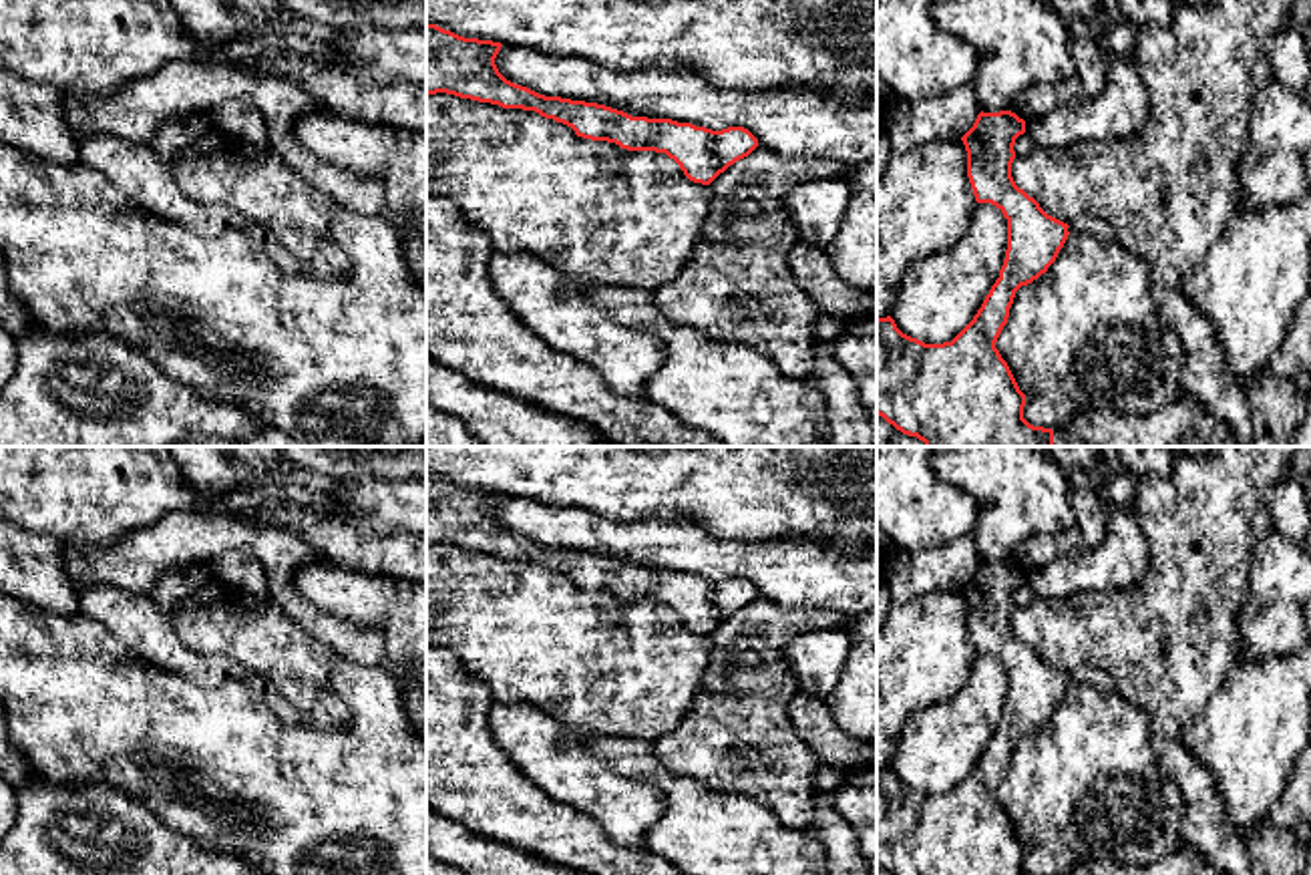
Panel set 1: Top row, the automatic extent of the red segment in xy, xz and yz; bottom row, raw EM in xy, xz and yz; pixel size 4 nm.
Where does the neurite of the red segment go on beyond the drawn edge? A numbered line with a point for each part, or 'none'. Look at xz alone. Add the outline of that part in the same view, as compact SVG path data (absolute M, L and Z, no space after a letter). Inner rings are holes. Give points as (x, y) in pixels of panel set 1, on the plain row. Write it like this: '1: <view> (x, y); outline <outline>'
none

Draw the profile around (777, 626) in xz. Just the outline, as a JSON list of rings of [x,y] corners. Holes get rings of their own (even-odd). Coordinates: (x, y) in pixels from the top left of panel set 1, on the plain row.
[[[764,597],[720,624],[710,640],[714,644],[710,662],[702,674],[708,690],[728,690],[740,674],[732,666],[732,646],[742,636],[754,636],[784,652],[798,634],[814,628],[842,628],[849,616],[836,609],[784,609]]]

